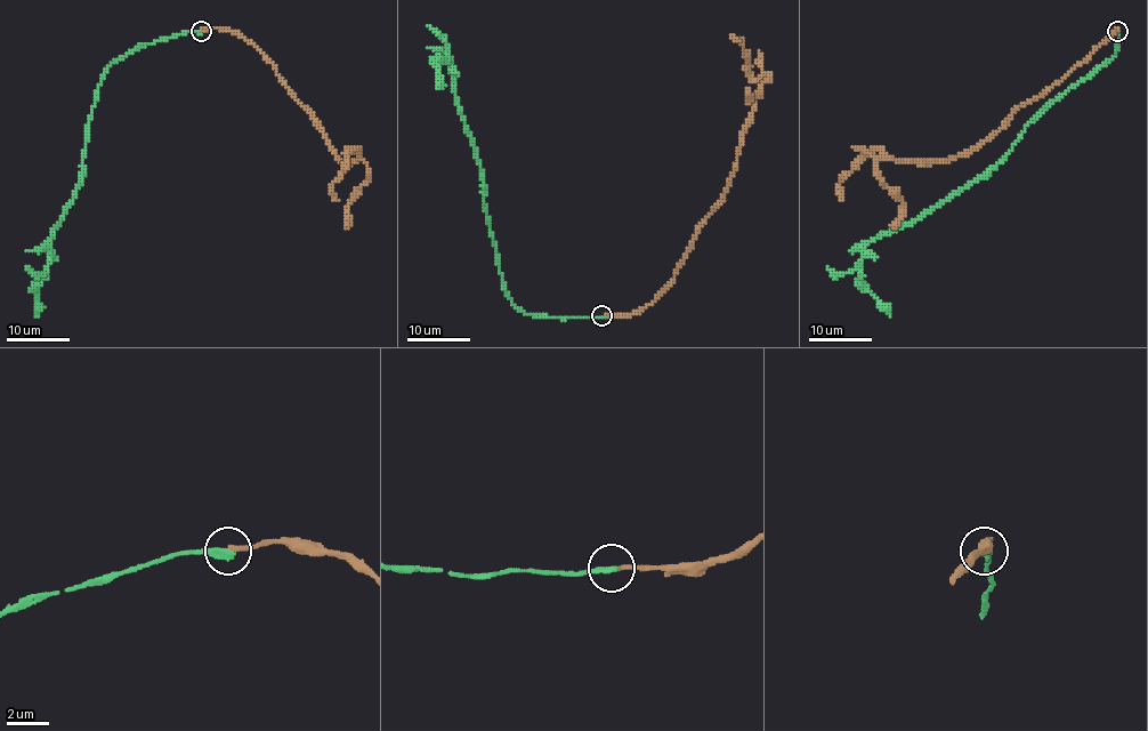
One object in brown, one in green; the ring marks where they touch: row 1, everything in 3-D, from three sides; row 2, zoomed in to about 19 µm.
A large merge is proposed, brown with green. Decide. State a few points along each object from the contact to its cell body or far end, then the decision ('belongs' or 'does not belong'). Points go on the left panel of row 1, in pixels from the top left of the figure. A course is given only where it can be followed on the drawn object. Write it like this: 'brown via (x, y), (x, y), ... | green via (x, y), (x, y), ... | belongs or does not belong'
brown via (200, 30), (241, 33), (312, 113), (340, 160), (358, 159), (368, 168), (368, 179), (349, 201), (346, 227) | green via (200, 30), (135, 47), (103, 72), (88, 125), (82, 173), (56, 223), (46, 278), (35, 291), (39, 316) | does not belong

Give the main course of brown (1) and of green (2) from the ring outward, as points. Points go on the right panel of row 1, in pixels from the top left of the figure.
1: (1117, 30), (964, 152), (944, 160), (876, 162), (880, 179), (902, 201), (902, 218), (892, 227)
2: (1117, 30), (1113, 57), (1054, 97), (985, 173), (907, 223), (881, 232), (864, 248), (860, 282), (889, 316)

